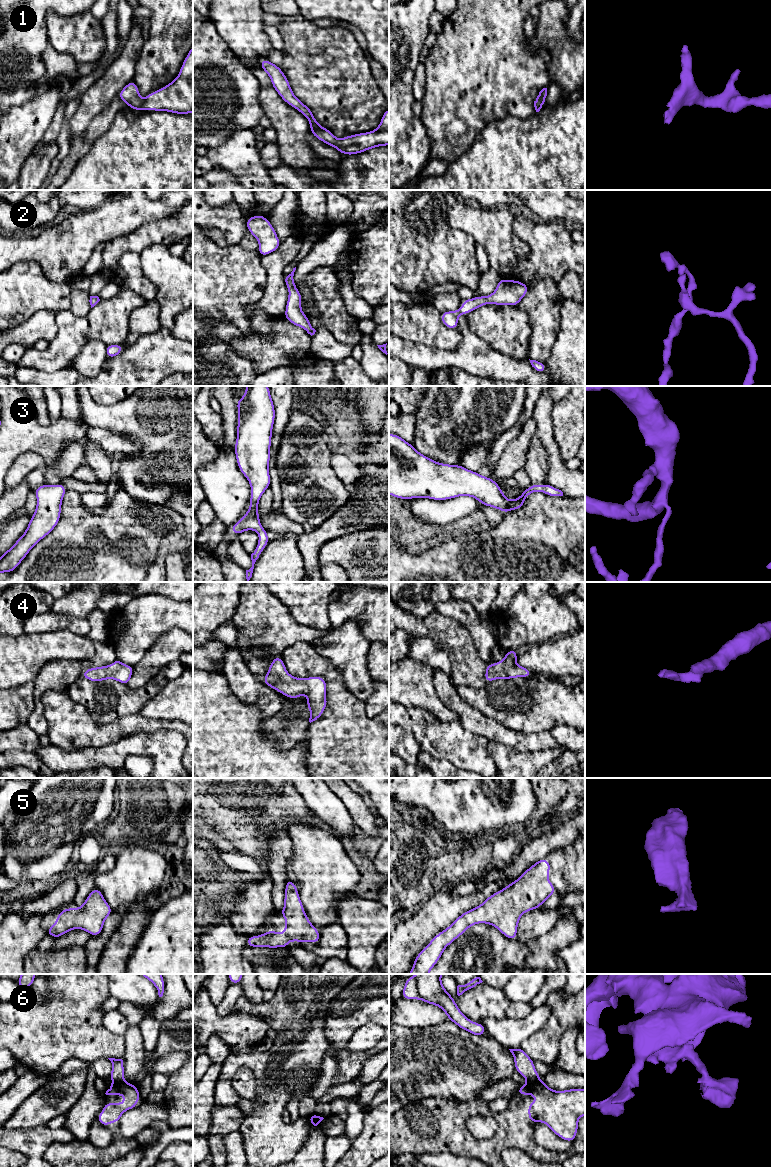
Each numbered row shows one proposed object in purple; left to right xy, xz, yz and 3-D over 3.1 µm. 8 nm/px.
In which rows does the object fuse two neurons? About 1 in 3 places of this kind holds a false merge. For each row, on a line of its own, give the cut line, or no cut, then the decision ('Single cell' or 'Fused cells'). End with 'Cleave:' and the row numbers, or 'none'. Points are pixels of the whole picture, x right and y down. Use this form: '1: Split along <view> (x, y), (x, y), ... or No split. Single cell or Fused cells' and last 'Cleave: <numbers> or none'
1: No split. Single cell
2: No split. Single cell
3: No split. Single cell
4: No split. Single cell
5: No split. Single cell
6: Split along yz (540, 1079), (528, 1082). Fused cells
Cleave: 6

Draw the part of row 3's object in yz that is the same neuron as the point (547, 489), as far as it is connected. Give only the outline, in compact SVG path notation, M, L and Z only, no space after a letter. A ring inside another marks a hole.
M389 434L389 494L398 499L429 498L436 501L470 496L483 506L502 510L518 510L534 492L563 496L548 484L532 484L522 495L509 501L498 483L490 477L462 465L438 463L419 453L415 447L396 434Z

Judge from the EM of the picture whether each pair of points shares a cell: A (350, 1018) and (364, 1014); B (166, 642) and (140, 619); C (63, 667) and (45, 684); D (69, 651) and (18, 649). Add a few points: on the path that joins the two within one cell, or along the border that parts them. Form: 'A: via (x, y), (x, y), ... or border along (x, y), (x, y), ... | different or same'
A: via (353, 1018), (361, 1014) | same
B: border along (182, 630), (172, 628), (163, 633), (145, 654) | different
C: via (59, 671), (49, 680) | same
D: via (56, 649), (31, 649) | same

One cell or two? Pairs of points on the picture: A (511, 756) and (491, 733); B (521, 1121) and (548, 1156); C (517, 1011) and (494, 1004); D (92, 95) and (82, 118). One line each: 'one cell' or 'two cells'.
A: two cells
B: one cell
C: two cells
D: one cell

